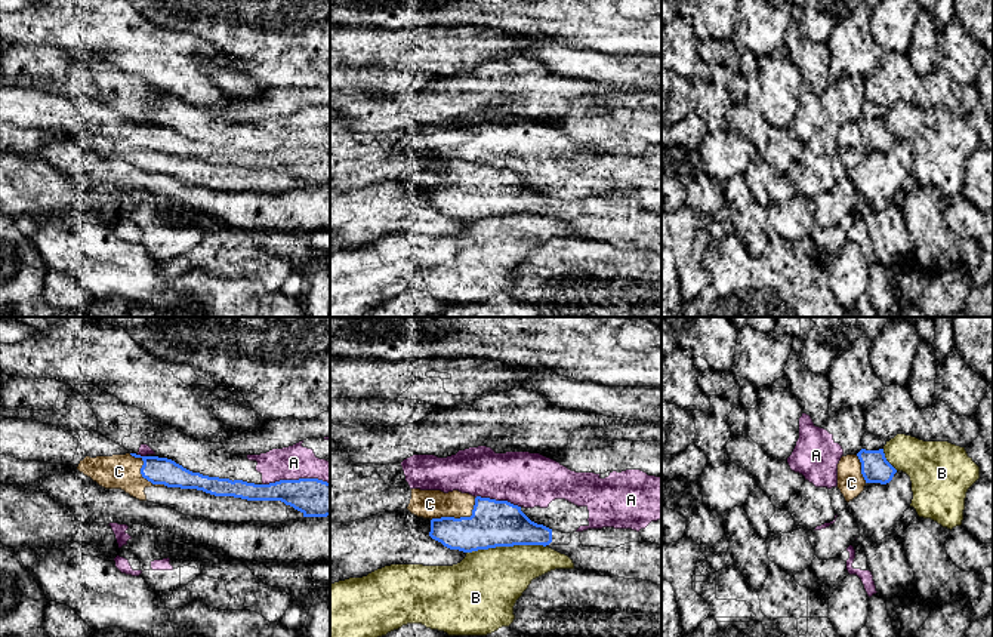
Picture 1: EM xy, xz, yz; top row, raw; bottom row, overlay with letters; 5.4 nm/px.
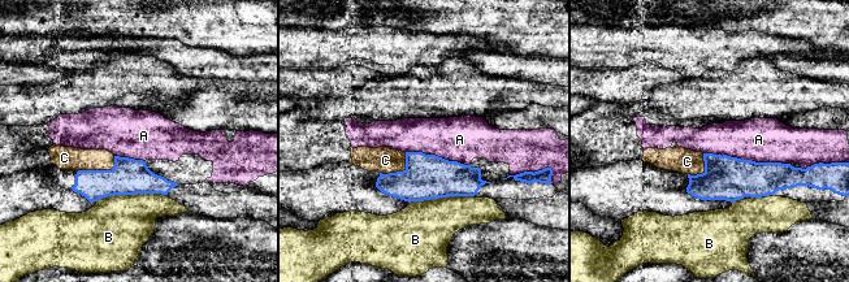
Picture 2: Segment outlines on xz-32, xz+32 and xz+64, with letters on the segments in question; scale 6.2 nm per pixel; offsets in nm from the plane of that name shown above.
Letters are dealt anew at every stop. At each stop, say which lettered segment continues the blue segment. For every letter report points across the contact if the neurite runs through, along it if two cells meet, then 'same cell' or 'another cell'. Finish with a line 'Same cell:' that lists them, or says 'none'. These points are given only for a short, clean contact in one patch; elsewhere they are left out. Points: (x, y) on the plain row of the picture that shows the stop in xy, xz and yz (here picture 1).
A: another cell
B: another cell
C: across xz (493, 191), (466, 191), (460, 185), (429, 172) | same cell
Same cell: C

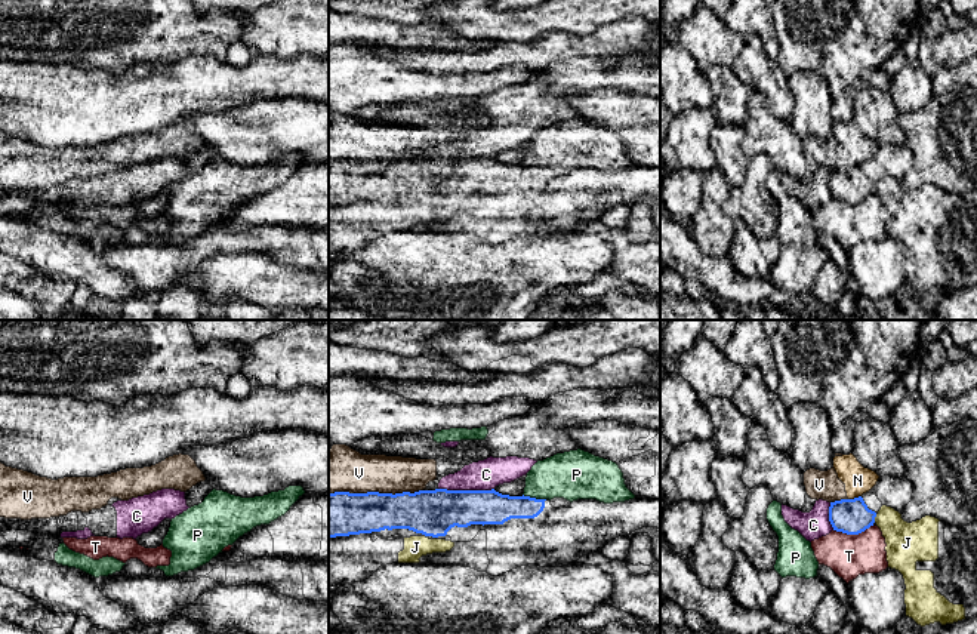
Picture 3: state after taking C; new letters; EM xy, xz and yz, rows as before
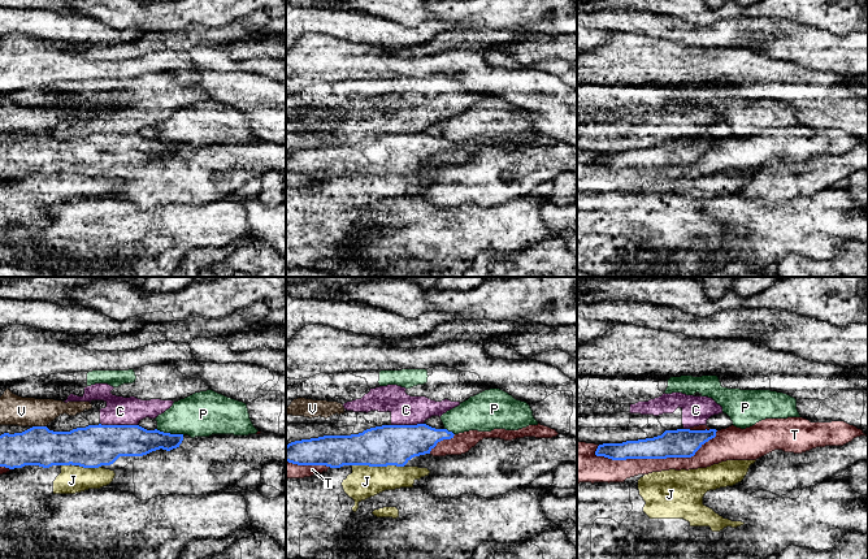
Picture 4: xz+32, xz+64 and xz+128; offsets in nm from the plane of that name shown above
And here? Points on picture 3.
C: along xz (438, 156), (493, 157) | another cell
J: another cell
N: along yz (860, 163), (848, 168) | another cell
P: along xz (523, 162), (545, 168) | another cell
T: another cell
V: another cell
Same cell: none

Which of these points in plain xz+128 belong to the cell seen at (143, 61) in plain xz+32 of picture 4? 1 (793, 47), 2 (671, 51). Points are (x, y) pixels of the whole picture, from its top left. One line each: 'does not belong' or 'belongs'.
1: does not belong
2: belongs

